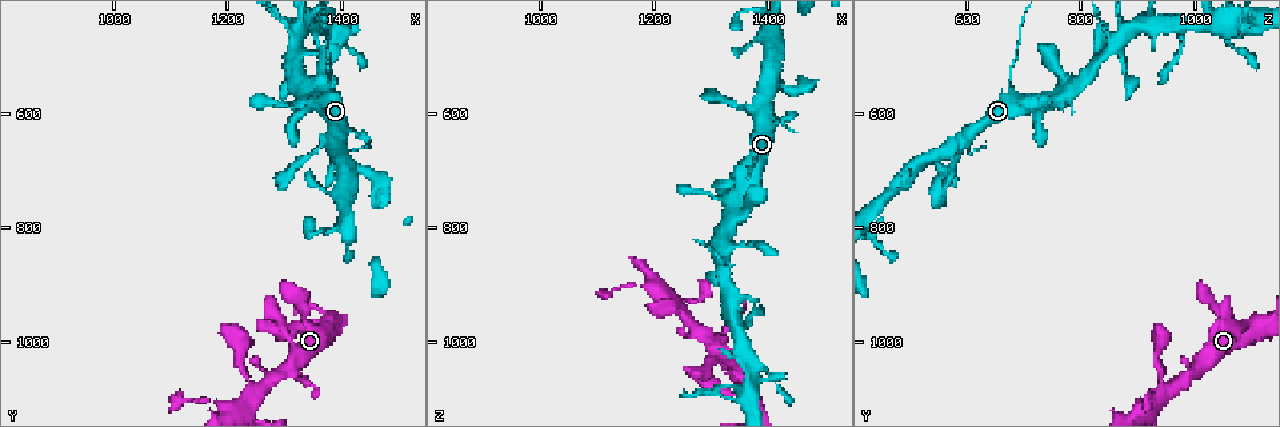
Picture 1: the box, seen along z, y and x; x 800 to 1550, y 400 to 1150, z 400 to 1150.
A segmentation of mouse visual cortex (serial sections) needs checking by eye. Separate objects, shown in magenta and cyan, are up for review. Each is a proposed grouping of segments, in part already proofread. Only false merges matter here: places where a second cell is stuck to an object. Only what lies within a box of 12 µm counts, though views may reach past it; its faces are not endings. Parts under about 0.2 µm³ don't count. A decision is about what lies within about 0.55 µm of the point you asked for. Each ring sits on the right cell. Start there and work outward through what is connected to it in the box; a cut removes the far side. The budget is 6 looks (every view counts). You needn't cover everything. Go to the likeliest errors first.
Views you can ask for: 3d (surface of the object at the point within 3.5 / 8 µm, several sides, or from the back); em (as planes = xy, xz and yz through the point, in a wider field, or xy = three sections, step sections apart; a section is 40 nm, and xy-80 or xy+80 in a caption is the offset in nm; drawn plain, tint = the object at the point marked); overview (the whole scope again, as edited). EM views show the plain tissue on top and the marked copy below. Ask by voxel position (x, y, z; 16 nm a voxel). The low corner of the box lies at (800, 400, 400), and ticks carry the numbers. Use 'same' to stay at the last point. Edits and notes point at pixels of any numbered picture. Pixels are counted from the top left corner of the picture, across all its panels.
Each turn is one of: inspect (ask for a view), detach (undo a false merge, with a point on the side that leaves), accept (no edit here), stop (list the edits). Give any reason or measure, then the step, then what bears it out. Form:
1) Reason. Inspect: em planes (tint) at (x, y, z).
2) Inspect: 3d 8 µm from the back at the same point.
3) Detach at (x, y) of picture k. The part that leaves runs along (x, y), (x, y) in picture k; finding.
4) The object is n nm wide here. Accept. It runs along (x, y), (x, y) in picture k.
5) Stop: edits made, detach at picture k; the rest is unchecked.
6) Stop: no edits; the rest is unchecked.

Side arm on a straight run. Inspect: 3d 3.5 µm at (1250, 1085, 955).

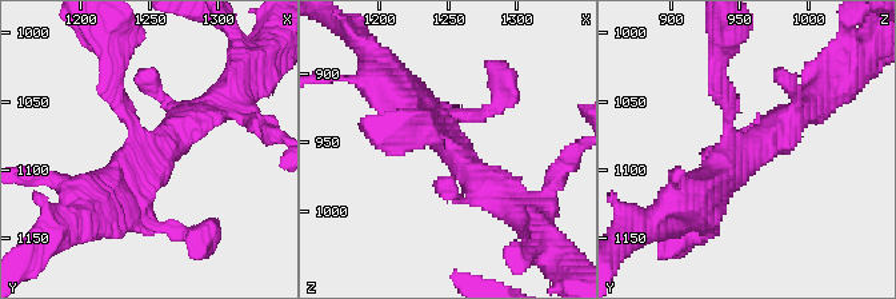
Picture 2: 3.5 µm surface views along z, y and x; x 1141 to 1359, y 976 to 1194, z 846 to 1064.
Need the tissue. Inspect: em xy step 3 (tint) at (1250, 1090, 956).

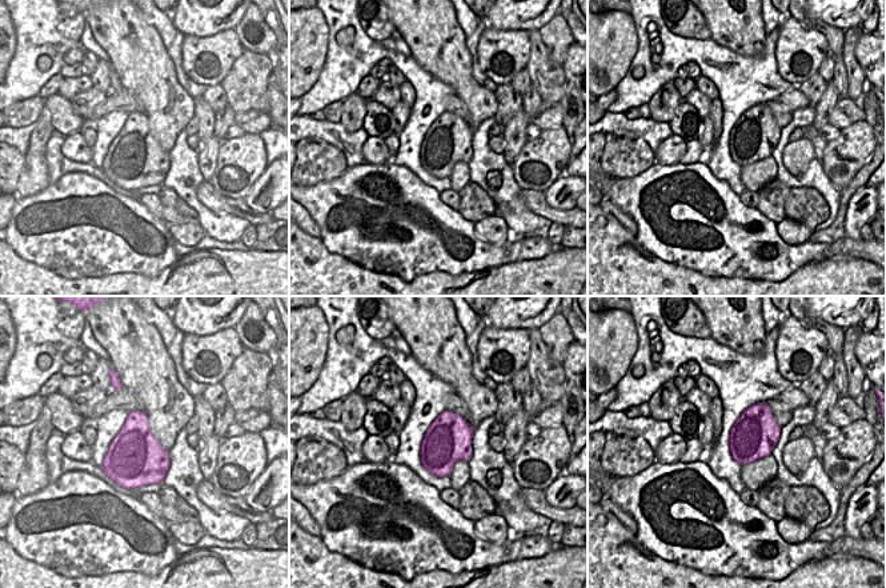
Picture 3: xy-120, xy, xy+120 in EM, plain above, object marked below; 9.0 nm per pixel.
Accept. All the same cell.

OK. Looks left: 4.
Inspect: 3d 3.5 µm at (1385, 515, 685).

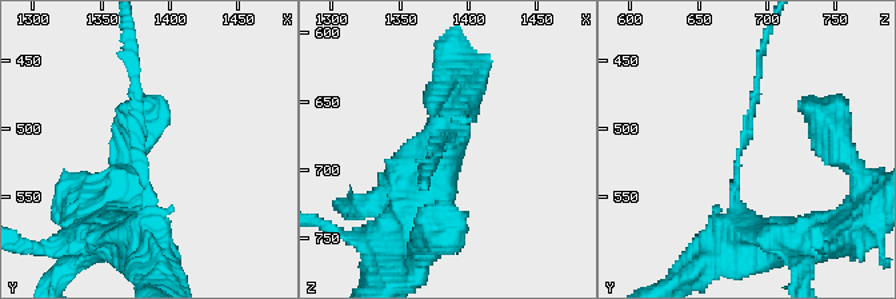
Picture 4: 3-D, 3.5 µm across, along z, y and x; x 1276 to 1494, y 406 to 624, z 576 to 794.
The arms are 100, 250 nm wide; now the EM. Inspect: em xy step 3 (tint) at (1384, 520, 680).

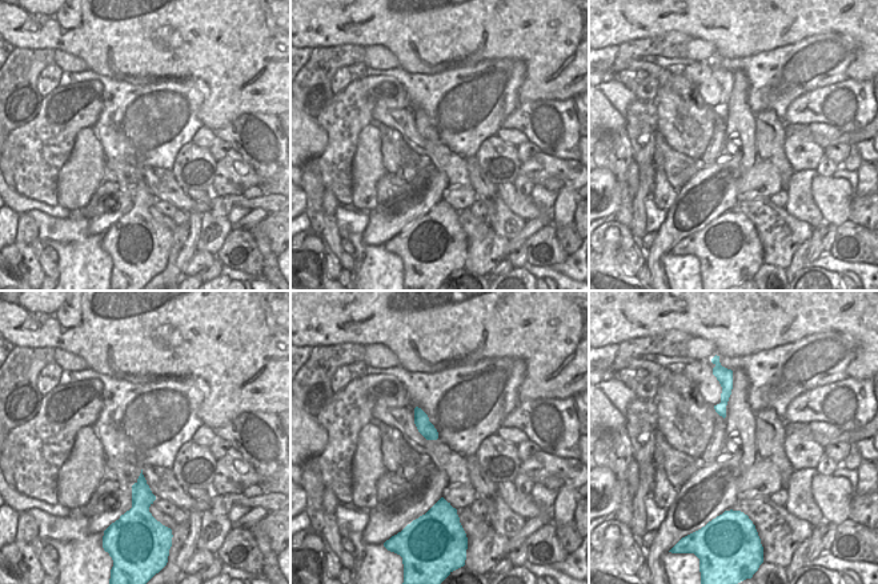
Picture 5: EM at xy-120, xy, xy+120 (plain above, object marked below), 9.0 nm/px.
Accept. All the same cell.

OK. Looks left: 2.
Four-way junction. Inspect: em xy step 5 (tint) at (1320, 480, 860).

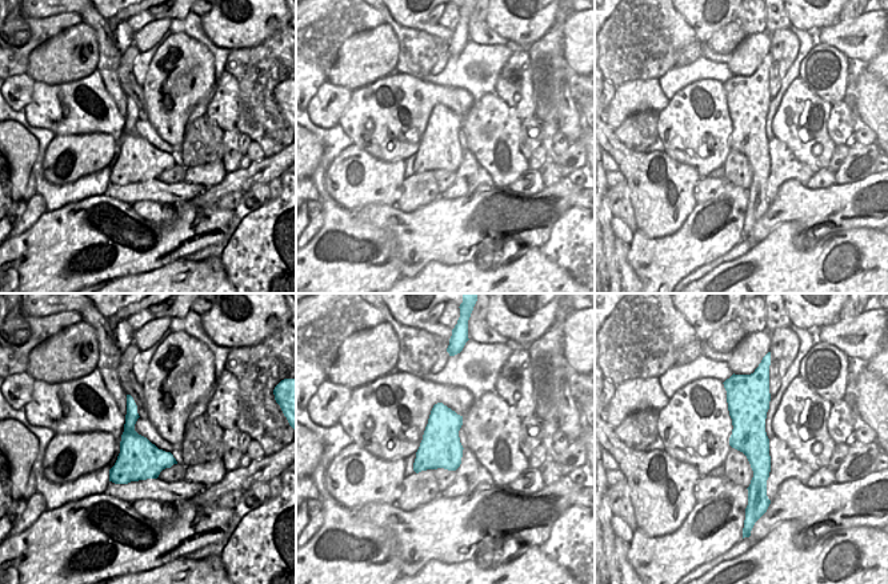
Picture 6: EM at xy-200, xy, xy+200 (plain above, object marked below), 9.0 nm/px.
Inspect: 3d 3.5 µm at the same point.

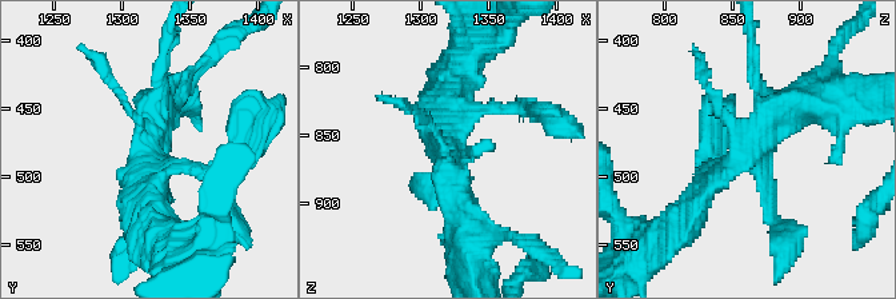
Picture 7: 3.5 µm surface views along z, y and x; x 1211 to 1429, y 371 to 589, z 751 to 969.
The object is 360 nm wide here. Accept. It runs along (690, 214), (775, 111), (812, 103) in picture 7; one cell here.

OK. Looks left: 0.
Stop: no edits; the rest is unchecked.

